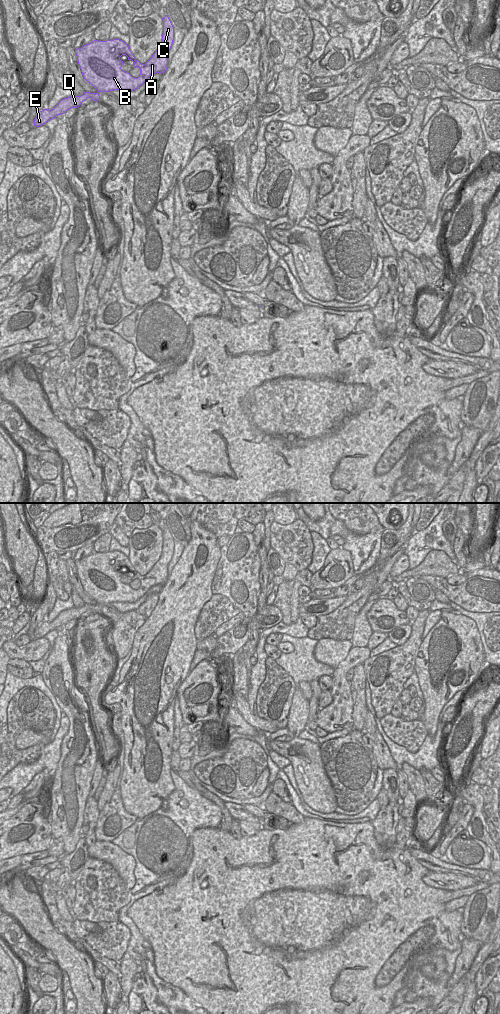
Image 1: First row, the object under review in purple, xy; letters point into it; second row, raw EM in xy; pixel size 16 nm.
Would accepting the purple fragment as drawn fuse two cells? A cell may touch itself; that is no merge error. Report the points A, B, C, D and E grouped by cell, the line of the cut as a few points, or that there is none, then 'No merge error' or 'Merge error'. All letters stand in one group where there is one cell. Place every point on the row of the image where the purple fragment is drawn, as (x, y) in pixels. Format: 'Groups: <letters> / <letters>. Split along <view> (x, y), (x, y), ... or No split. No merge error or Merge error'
Groups: A B C D E. No split. No merge error

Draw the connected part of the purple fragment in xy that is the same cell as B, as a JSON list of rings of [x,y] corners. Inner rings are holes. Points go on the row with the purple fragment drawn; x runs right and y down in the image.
[[[165,15],[163,20],[163,34],[160,47],[152,57],[141,64],[132,54],[129,46],[119,39],[98,41],[94,40],[89,44],[75,49],[78,64],[84,79],[90,83],[98,92],[84,92],[81,96],[70,96],[62,99],[52,110],[40,111],[34,119],[34,126],[39,127],[58,115],[64,114],[71,108],[78,108],[83,101],[91,98],[93,101],[100,100],[99,92],[113,90],[133,91],[140,87],[152,74],[163,73],[168,68],[168,52],[174,40],[174,27]],[[126,55],[128,60],[134,62],[133,68],[140,69],[138,78],[121,69],[123,61],[120,59]]]

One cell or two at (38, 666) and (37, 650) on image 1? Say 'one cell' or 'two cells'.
two cells

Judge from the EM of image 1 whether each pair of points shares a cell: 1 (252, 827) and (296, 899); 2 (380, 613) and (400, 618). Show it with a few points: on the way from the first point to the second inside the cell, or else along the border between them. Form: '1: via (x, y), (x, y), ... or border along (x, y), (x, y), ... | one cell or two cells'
1: border along (262, 828), (250, 836), (243, 837) | two cells
2: via (385, 614), (395, 618) | one cell

